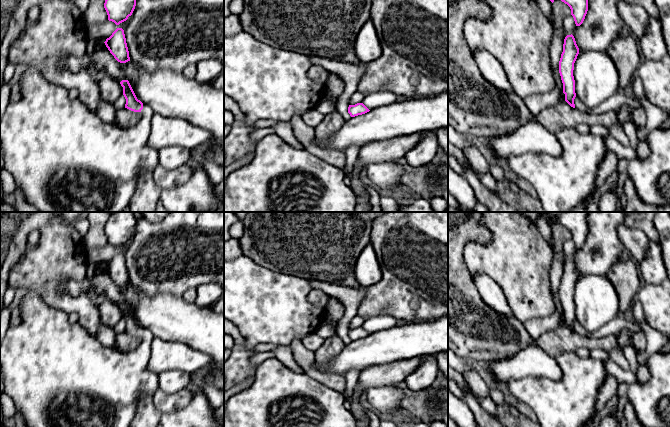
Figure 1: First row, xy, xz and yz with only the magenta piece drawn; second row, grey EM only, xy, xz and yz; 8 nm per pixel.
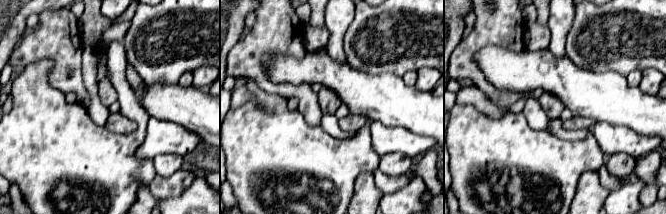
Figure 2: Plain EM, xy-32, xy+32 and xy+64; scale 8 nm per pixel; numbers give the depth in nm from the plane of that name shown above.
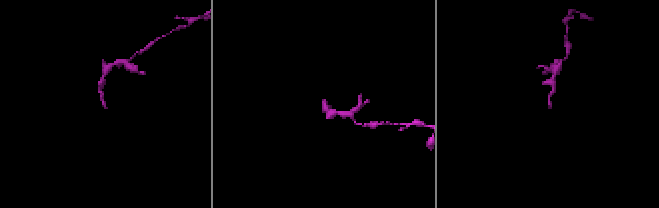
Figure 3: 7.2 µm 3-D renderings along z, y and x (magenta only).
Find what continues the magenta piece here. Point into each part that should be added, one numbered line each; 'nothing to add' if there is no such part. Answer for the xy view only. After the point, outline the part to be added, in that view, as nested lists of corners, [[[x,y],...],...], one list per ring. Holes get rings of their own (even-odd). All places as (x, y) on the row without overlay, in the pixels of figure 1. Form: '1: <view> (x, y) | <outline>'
1: xy (58, 375) | [[[38,293],[22,300],[20,323],[6,332],[0,345],[0,370],[4,392],[15,404],[29,427],[130,427],[143,393],[154,396],[158,374],[148,368],[150,346],[154,338],[149,330],[141,334],[141,344],[131,351],[119,351],[102,345],[79,323],[71,324],[68,314],[48,306]]]

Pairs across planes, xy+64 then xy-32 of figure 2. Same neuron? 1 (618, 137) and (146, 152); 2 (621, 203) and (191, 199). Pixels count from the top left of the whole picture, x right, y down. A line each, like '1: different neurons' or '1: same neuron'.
1: same neuron
2: same neuron

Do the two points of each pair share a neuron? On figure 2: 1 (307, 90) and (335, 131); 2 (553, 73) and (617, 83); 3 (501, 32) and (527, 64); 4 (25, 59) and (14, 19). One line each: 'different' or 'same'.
1: different
2: same
3: different
4: different

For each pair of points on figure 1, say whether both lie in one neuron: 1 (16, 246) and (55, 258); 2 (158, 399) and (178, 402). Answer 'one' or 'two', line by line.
1: two
2: one

